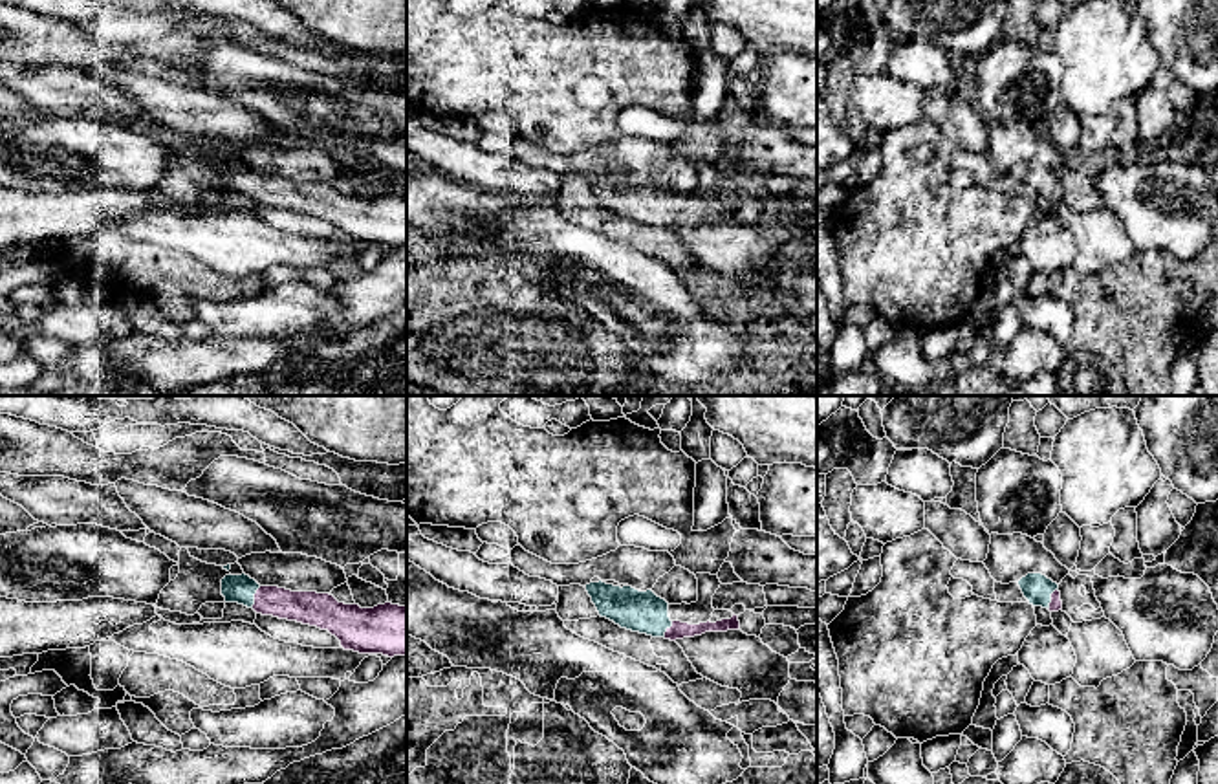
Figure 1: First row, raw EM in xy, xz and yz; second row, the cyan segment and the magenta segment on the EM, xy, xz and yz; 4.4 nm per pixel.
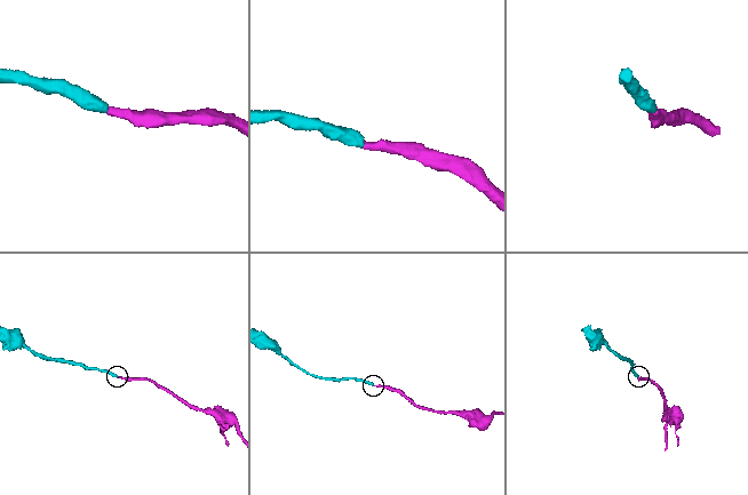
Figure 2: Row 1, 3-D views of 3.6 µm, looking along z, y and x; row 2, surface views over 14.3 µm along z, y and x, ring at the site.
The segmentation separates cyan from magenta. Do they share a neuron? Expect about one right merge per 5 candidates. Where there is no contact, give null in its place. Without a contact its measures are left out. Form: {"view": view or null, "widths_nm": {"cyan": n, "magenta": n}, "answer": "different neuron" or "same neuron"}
{"view": "xy", "widths_nm": {"cyan": 130, "magenta": 140}, "answer": "same neuron"}

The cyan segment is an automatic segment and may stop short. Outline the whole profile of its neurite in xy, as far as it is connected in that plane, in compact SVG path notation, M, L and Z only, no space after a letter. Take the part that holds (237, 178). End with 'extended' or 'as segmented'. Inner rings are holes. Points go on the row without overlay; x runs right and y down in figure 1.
M249 165L222 169L225 192L238 192L256 203L328 220L344 240L359 244L407 245L407 196L385 192L374 198L339 192L330 183L291 181L260 176Z; extended

